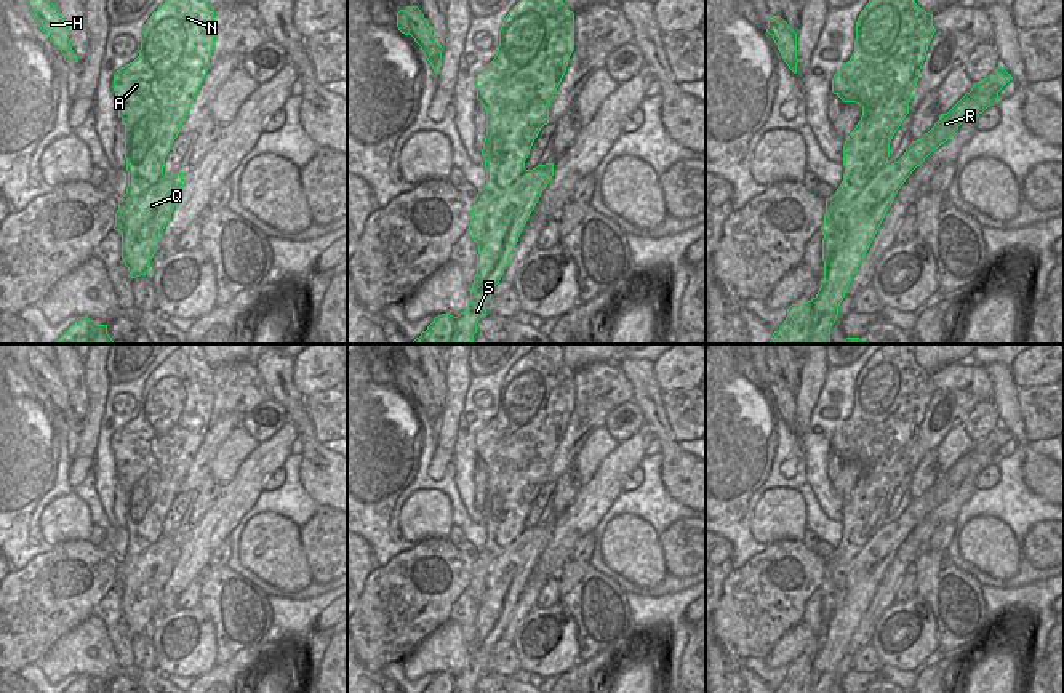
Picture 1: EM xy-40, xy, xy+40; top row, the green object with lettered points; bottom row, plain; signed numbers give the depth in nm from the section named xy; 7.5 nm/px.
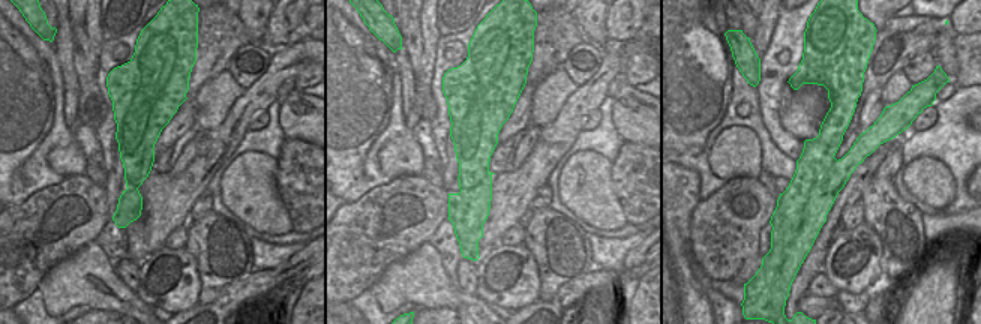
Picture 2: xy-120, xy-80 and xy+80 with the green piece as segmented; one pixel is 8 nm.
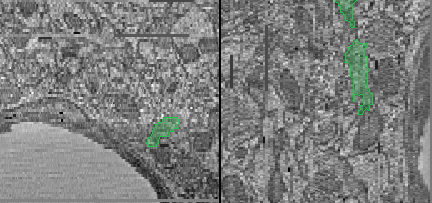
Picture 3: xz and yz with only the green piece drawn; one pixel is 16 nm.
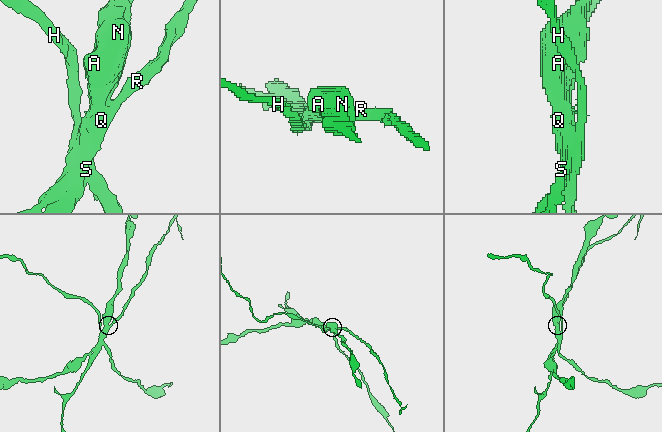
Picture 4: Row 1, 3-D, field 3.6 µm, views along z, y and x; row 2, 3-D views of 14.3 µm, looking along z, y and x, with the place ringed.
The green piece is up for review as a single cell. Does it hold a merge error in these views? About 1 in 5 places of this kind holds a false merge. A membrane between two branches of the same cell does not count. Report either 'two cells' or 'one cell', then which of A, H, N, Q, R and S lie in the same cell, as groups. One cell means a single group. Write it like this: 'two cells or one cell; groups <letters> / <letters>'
two cells; groups A H N / Q R S

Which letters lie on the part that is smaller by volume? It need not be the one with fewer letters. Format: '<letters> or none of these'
Q, R, S

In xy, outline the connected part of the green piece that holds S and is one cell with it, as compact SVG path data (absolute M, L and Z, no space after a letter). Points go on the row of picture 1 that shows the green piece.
M554 163L525 170L491 208L486 234L478 245L470 302L456 317L451 344L474 344L477 323L486 314L485 301L499 283L518 237L552 176Z

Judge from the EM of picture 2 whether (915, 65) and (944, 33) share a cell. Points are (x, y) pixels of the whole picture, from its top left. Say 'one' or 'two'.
two

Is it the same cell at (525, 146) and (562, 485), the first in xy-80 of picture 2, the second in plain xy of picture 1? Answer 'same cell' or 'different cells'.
same cell

